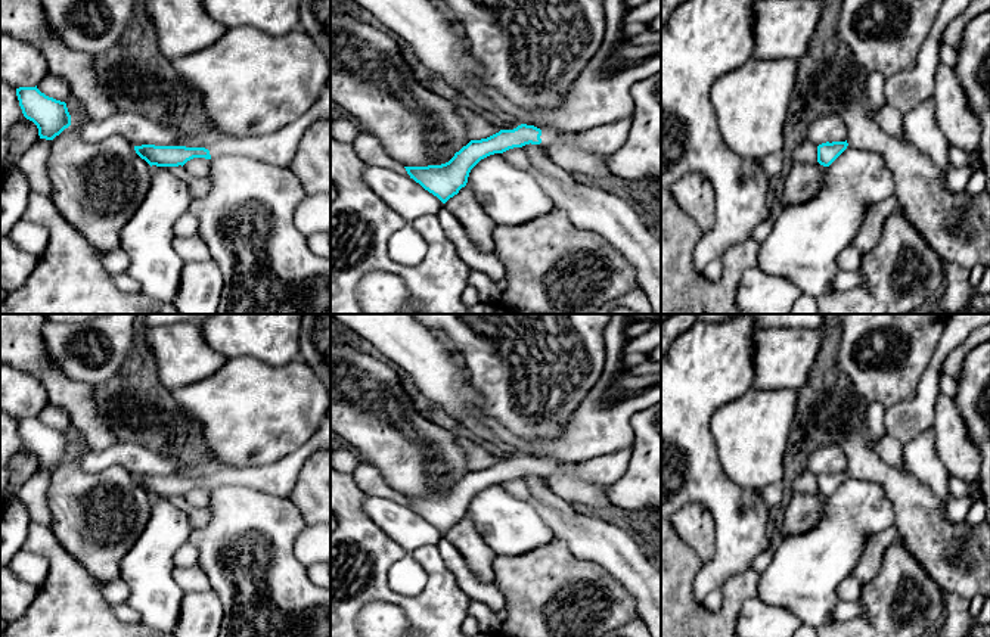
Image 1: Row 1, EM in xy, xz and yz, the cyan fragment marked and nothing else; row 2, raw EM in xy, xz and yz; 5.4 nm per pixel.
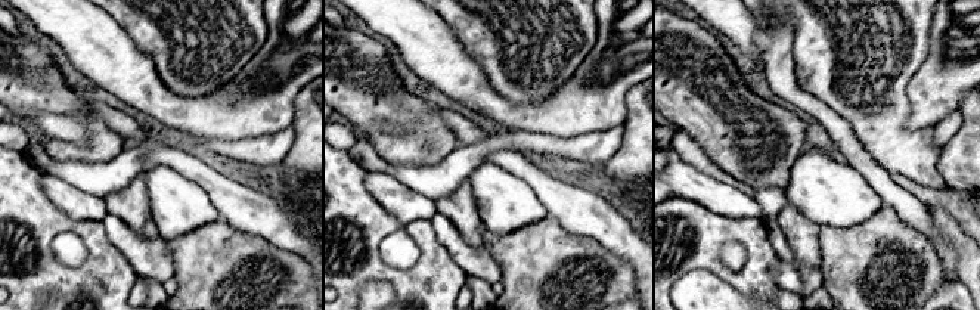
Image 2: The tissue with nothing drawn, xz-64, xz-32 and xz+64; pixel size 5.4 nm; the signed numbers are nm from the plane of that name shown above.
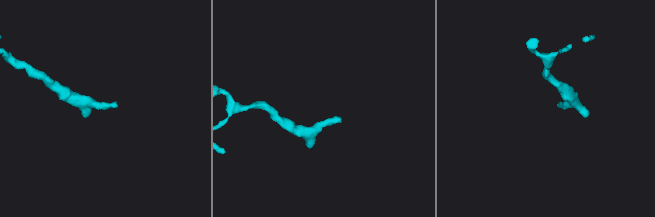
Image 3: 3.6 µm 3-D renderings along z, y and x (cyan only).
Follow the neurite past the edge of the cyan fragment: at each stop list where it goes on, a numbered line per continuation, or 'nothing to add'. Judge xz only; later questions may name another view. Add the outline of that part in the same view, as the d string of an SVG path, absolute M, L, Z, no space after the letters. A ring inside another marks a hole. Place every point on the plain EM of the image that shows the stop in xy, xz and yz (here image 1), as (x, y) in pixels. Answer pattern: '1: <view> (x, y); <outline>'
1: xz (548, 466); M541 460L540 469L541 469L540 476L546 479L549 475L559 470L559 464L553 460Z

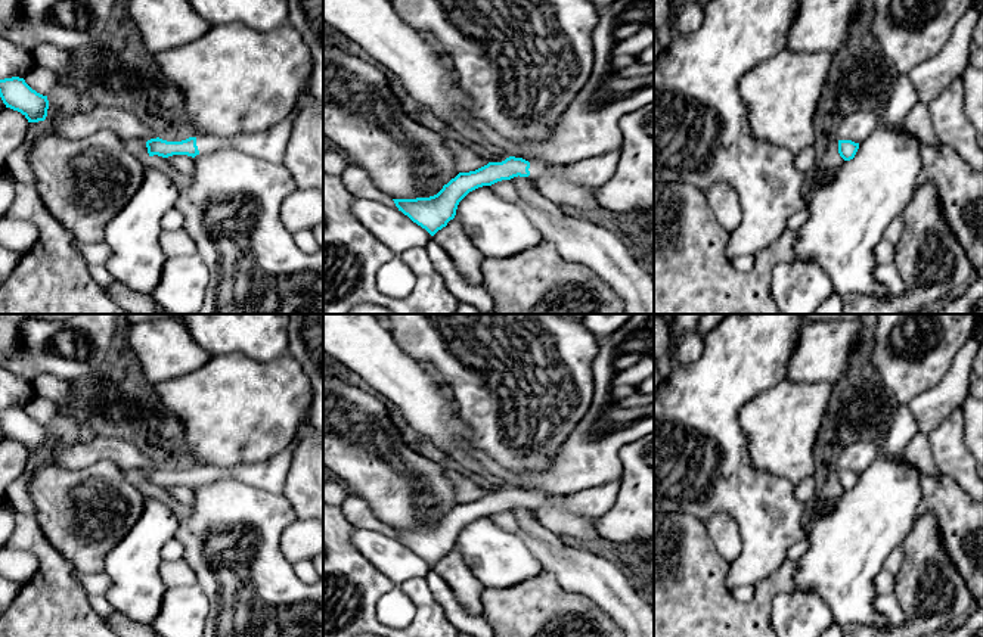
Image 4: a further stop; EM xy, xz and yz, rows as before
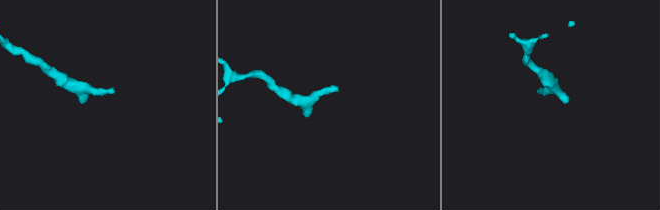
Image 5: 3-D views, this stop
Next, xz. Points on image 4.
1: xz (536, 499); M530 492L528 501L530 501L528 509L534 512L537 507L548 503L548 497L542 492Z

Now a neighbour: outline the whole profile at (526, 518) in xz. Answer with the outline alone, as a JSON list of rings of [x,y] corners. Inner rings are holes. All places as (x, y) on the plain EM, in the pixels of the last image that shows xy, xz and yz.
[[[514,507],[511,509],[518,523],[531,535],[537,537],[539,540],[551,544],[556,551],[562,550],[564,543],[561,541],[561,537],[553,534],[551,529],[543,526],[537,518],[534,516],[534,512],[528,507]]]

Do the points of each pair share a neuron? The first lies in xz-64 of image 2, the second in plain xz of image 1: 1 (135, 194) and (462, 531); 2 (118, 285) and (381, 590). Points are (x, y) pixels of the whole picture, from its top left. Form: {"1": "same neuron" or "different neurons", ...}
{"1": "same neuron", "2": "same neuron"}

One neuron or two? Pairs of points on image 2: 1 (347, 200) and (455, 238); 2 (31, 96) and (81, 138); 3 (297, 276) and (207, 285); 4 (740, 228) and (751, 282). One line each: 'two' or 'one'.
1: two
2: two
3: one
4: one

